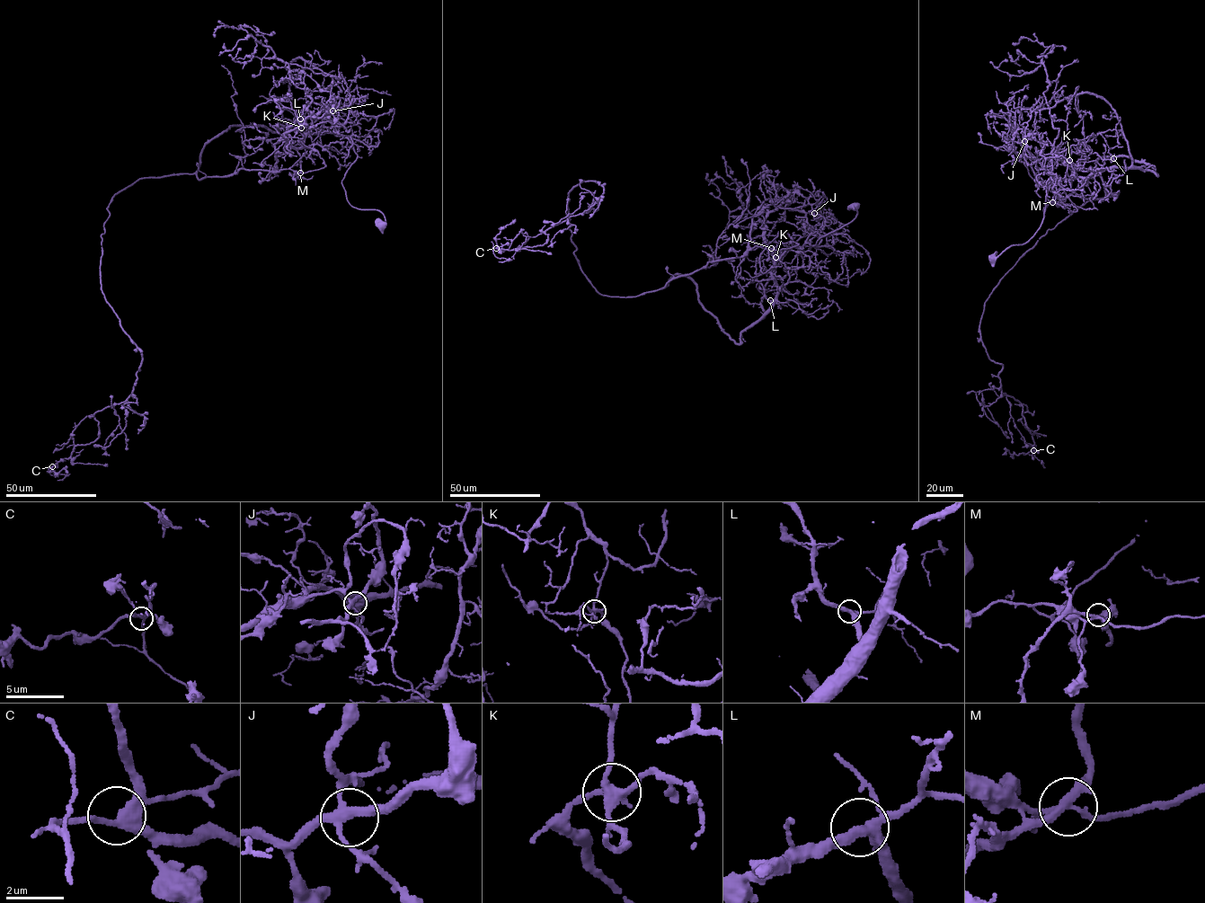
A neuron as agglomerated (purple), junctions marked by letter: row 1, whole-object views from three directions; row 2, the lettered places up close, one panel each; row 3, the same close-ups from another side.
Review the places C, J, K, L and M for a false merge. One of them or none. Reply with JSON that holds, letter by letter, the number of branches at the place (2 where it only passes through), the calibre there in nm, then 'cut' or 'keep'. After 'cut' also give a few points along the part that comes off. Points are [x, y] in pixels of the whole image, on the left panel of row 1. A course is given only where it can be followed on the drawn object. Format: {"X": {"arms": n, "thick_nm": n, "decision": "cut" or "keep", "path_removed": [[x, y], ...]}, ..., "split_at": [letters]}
{"C": {"arms": 4, "thick_nm": 280, "decision": "keep"}, "J": {"arms": 4, "thick_nm": 280, "decision": "keep"}, "K": {"arms": 4, "thick_nm": 280, "decision": "cut", "path_removed": [[301, 128], [304, 110], [329, 119], [337, 84], [284, 63], [256, 40], [251, 60], [234, 61], [241, 48]]}, "L": {"arms": 4, "thick_nm": 300, "decision": "keep"}, "M": {"arms": 4, "thick_nm": 280, "decision": "keep"}, "split_at": ["K"]}

